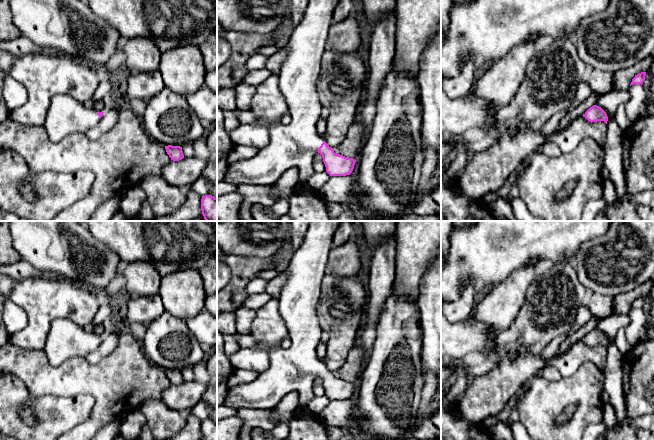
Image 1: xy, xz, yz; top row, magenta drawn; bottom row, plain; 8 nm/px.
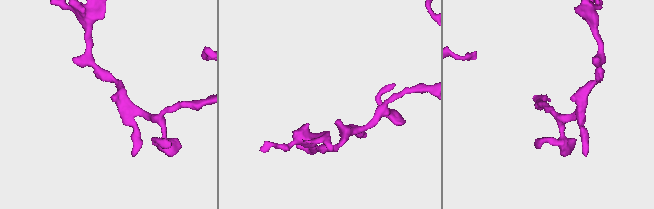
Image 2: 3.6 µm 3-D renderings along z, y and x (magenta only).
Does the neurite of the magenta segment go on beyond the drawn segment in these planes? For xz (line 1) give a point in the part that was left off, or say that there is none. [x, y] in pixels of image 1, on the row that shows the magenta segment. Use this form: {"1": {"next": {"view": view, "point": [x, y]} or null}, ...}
{"1": {"next": {"view": "xz", "point": [294, 145]}}}

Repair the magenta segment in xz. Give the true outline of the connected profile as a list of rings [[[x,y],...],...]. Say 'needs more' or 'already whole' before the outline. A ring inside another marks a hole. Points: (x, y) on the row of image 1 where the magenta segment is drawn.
needs more; [[[309,0],[300,23],[294,27],[287,43],[287,56],[279,69],[279,87],[287,102],[292,117],[288,125],[271,124],[270,142],[258,153],[249,158],[228,164],[224,180],[236,186],[241,184],[274,185],[287,170],[298,167],[301,180],[315,171],[314,155],[320,153],[330,176],[350,175],[356,160],[335,153],[318,134],[316,124],[320,118],[322,105],[317,91],[321,59],[327,49],[328,29],[332,24],[333,12],[339,0]]]

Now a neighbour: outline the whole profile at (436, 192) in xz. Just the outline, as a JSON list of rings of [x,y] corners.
[[[441,184],[428,192],[432,199],[441,207]]]

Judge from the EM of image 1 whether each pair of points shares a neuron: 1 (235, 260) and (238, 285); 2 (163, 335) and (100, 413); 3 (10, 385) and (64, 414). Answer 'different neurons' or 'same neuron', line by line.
1: same neuron
2: different neurons
3: same neuron

